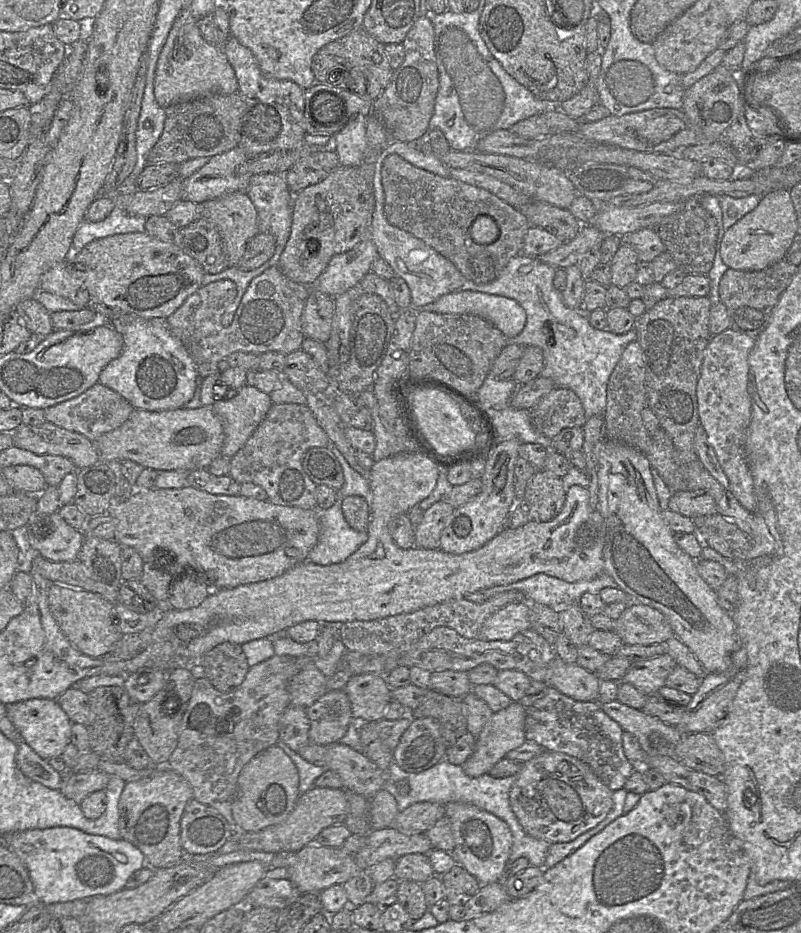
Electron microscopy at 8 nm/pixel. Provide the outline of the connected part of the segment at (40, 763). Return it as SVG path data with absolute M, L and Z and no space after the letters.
M25 741L17 743L16 764L28 778L44 786L59 790L63 775L56 771L47 760L41 758Z

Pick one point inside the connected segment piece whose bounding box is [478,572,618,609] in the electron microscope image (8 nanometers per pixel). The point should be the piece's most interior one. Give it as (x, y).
(542, 589)

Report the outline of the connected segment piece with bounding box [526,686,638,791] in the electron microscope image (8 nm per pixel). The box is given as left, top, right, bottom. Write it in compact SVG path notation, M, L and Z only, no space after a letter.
M554 687L526 708L526 739L547 751L562 752L586 763L612 791L624 788L635 767L625 756L623 729L601 708L599 701L575 701Z

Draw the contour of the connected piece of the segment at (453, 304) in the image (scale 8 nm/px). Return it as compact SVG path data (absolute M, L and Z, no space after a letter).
M470 290L443 295L419 310L477 315L498 328L506 338L519 335L526 324L526 311L516 300Z

